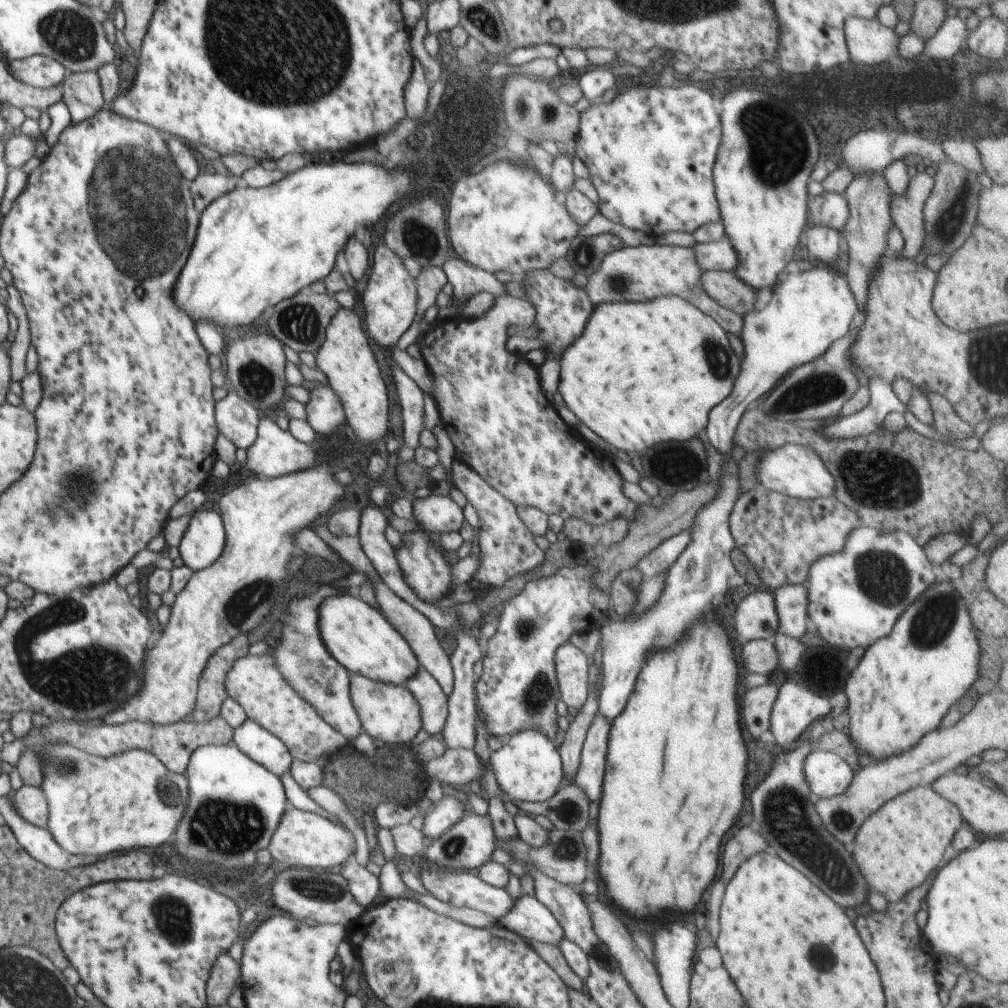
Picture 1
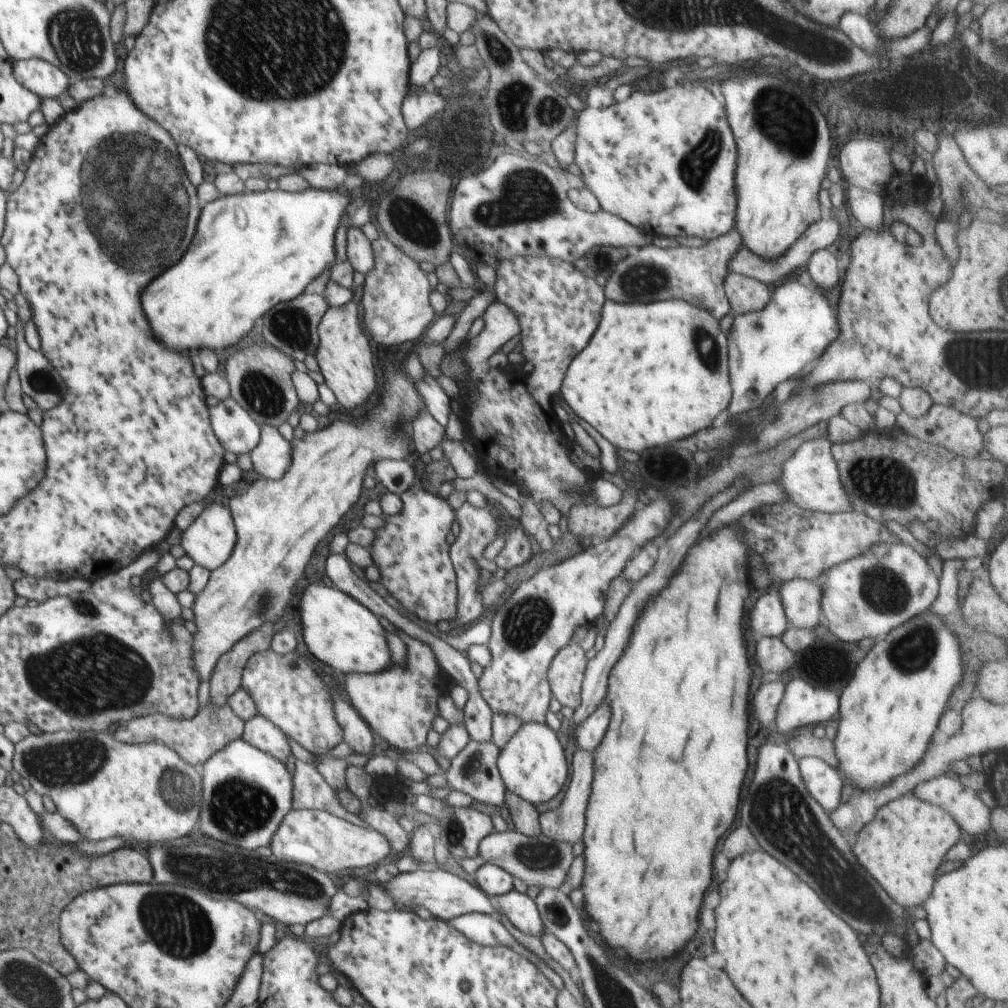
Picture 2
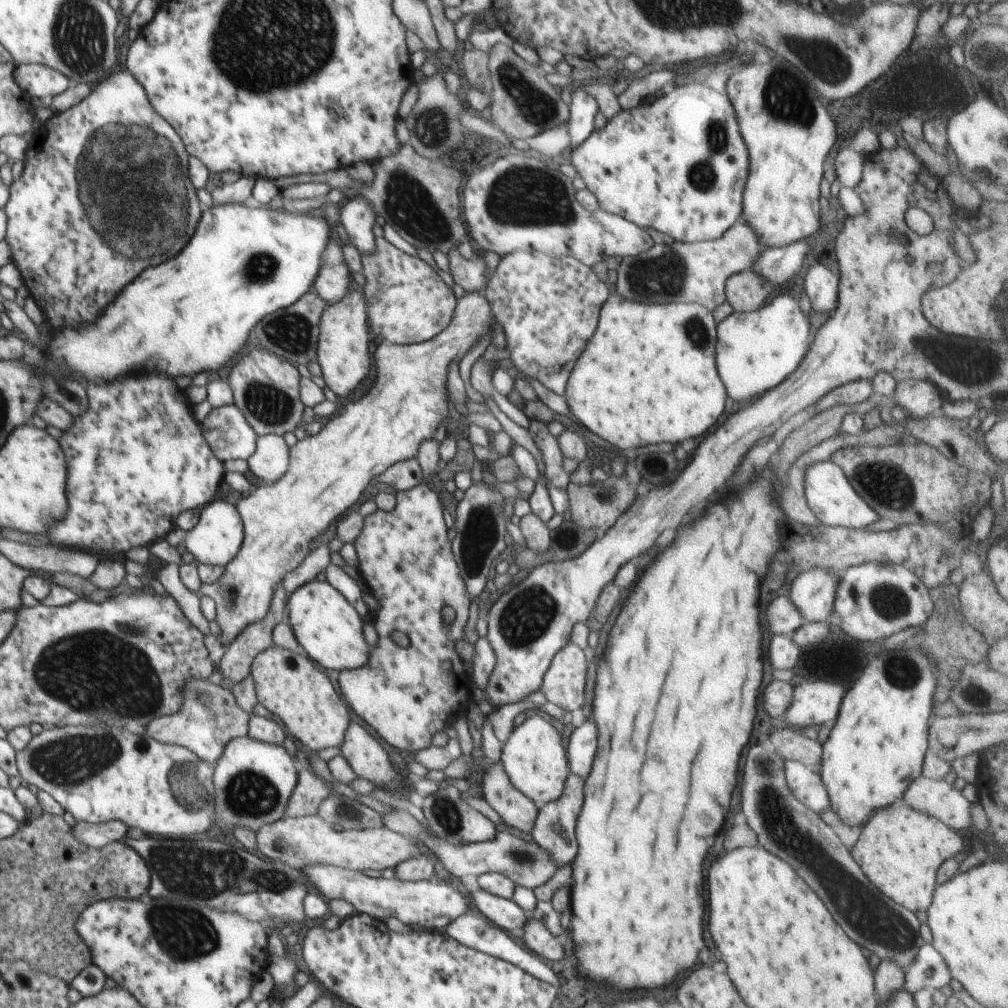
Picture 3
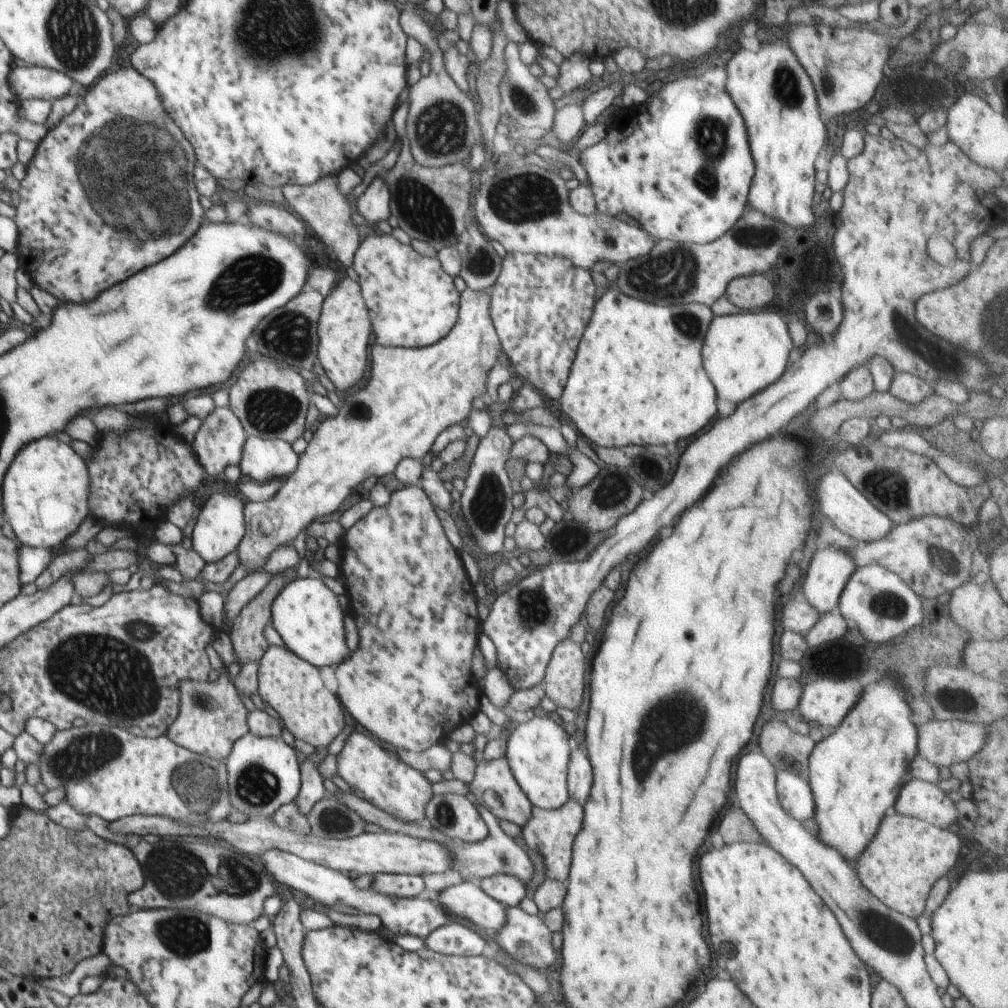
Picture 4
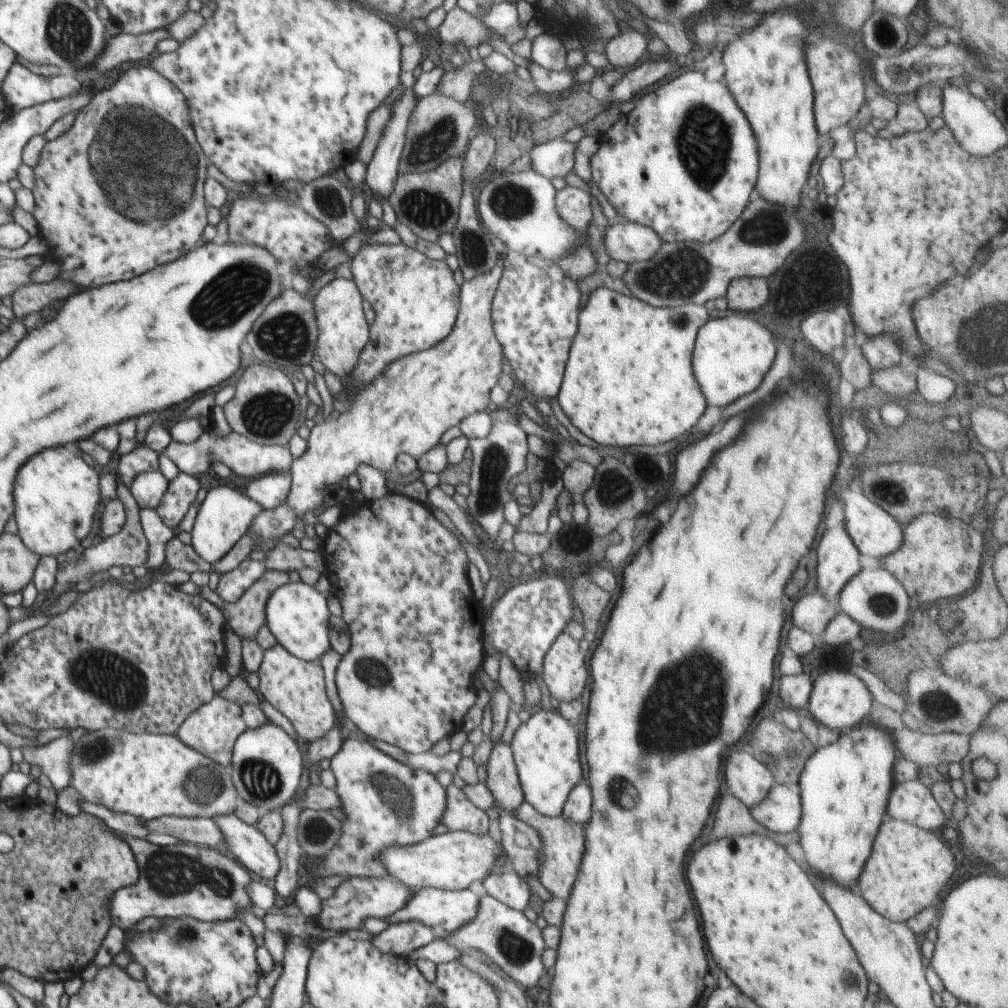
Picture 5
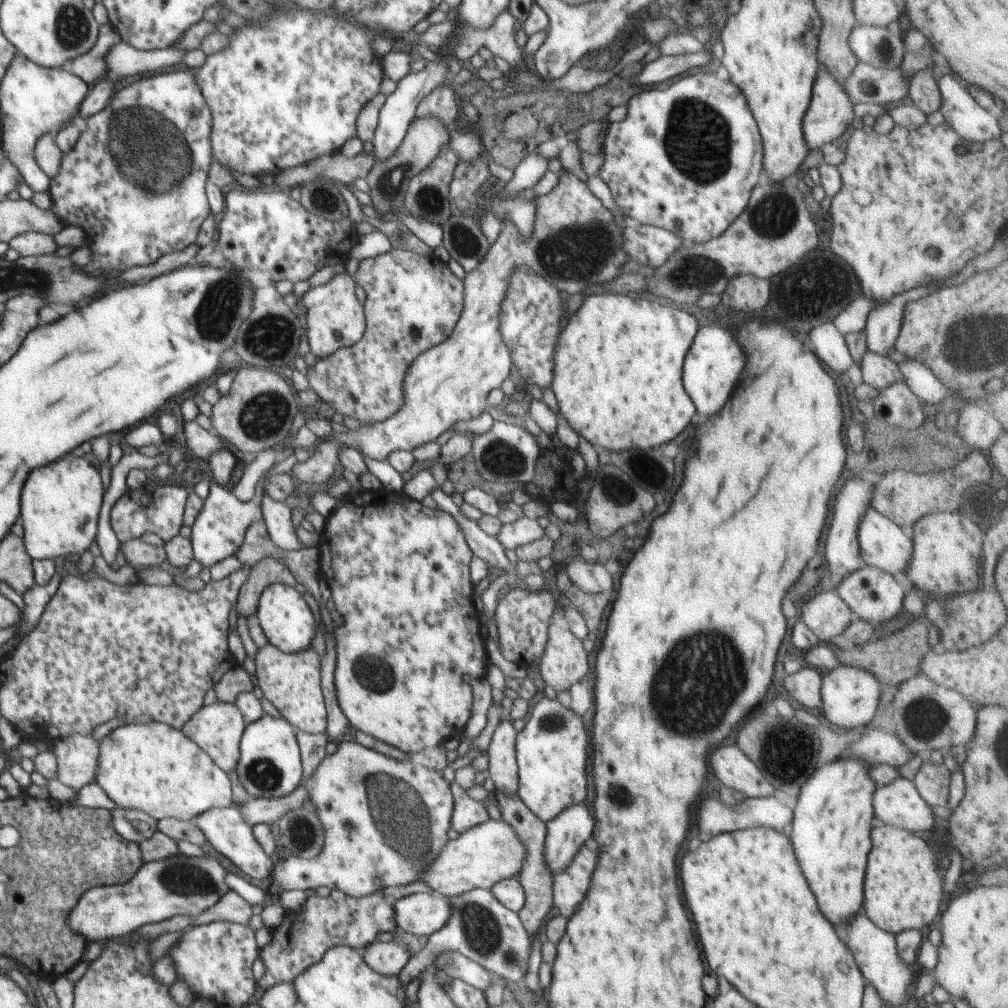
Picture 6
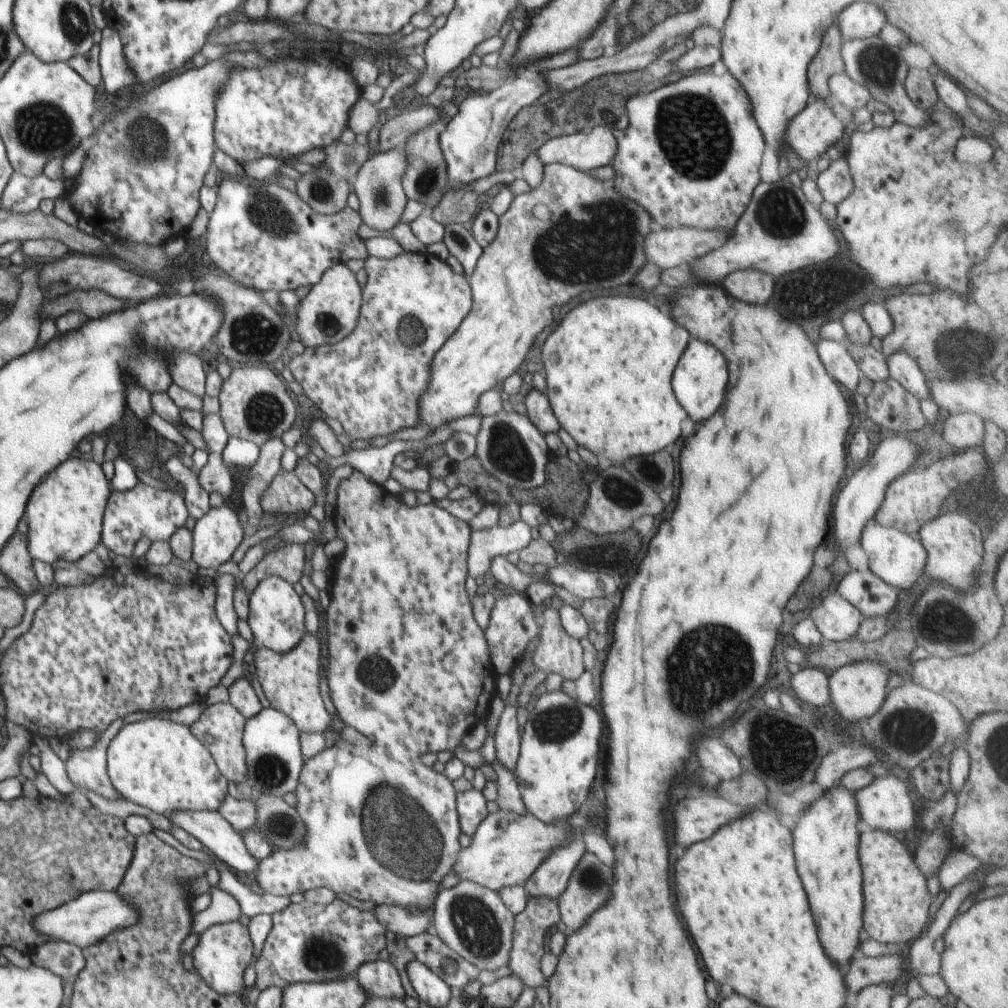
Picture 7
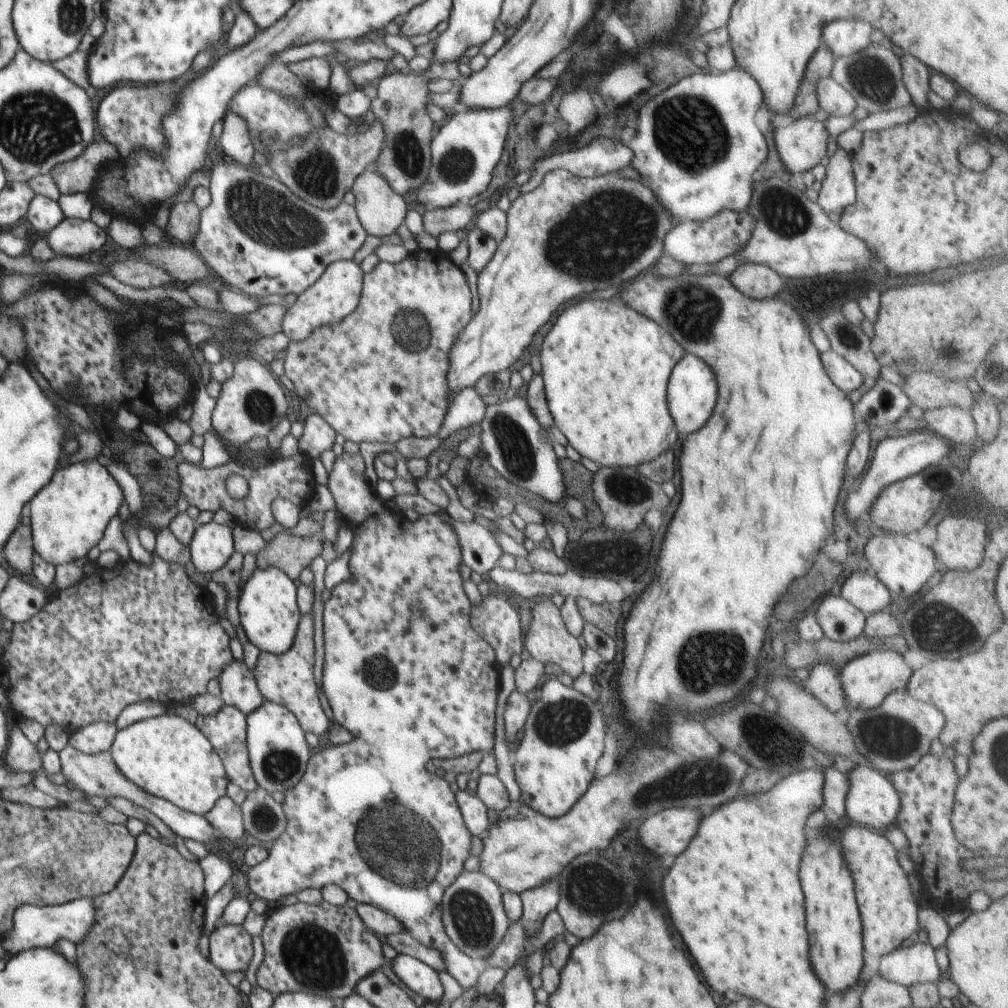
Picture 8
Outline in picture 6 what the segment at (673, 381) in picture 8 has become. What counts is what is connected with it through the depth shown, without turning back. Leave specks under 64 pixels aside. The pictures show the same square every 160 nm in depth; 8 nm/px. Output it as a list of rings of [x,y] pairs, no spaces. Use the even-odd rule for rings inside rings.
[[[704,325],[697,330],[693,343],[683,362],[681,379],[686,394],[693,400],[696,410],[704,416],[716,414],[728,402],[739,384],[744,368],[744,352],[730,328],[721,325]]]

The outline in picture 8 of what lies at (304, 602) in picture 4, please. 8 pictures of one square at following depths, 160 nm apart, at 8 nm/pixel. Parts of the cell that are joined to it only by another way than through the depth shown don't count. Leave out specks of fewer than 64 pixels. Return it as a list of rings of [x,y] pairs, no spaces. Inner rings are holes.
[[[256,567],[239,591],[238,610],[248,640],[263,653],[282,654],[290,650],[301,619],[294,581],[276,567]]]

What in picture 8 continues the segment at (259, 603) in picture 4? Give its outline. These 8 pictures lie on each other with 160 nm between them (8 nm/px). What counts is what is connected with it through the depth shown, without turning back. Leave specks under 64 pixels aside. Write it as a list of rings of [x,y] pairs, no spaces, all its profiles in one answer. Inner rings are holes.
[[[288,529],[279,532],[265,547],[257,552],[257,567],[276,567],[292,580],[300,576],[304,568],[322,552],[321,534],[298,536]]]

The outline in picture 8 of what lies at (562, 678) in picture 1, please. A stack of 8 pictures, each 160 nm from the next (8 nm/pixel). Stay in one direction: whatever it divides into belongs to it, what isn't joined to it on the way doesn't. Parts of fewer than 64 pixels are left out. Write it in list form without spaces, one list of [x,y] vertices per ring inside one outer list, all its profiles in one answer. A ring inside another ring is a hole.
[[[540,597],[532,609],[532,619],[526,630],[525,639],[523,640],[526,650],[537,661],[560,666],[566,674],[576,679],[583,672],[583,648],[578,643],[578,639],[572,636],[564,624],[561,610],[552,603],[548,597]]]

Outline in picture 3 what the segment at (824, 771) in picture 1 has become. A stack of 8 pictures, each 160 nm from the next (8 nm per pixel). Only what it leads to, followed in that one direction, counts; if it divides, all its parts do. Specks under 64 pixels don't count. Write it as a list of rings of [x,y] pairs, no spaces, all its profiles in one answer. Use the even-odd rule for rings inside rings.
[[[800,761],[785,763],[785,781],[795,799],[815,813],[830,809],[830,799],[818,771]]]

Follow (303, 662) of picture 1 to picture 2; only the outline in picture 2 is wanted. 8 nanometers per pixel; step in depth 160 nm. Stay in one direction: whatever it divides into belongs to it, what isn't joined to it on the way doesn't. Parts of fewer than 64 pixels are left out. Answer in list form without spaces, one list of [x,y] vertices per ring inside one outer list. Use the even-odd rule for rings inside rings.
[[[331,689],[331,693],[333,694],[335,717],[343,730],[344,742],[346,742],[356,754],[377,753],[377,749],[373,745],[374,739],[372,739],[374,738],[374,734],[372,734],[372,729],[369,727],[369,724],[358,714],[358,711],[351,704],[344,702],[344,700],[332,690],[334,689]]]

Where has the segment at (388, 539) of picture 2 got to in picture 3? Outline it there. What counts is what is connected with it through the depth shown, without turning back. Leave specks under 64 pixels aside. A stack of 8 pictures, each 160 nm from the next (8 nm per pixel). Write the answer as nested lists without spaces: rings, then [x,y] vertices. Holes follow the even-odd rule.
[[[424,482],[405,491],[396,491],[395,495],[397,503],[391,511],[377,508],[372,514],[364,516],[362,530],[353,542],[358,557],[356,568],[380,604],[377,611],[371,612],[378,640],[370,647],[365,665],[339,672],[338,684],[343,700],[376,730],[382,740],[398,750],[416,753],[432,745],[436,732],[444,731],[454,718],[468,710],[470,704],[475,704],[470,694],[471,675],[466,671],[464,659],[456,651],[456,642],[463,635],[462,632],[454,634],[454,630],[466,626],[471,598],[446,535],[448,528],[443,517],[444,507],[438,495]],[[446,606],[456,610],[454,624],[446,624],[442,618],[442,610]],[[394,632],[406,634],[410,644],[406,648],[398,646],[392,640]]]

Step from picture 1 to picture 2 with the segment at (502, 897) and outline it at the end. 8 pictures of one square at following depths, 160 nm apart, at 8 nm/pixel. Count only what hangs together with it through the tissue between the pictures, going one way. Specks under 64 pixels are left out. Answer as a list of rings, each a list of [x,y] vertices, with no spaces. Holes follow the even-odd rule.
[[[442,869],[421,870],[398,873],[389,882],[382,883],[382,888],[392,896],[396,908],[406,908],[414,911],[413,907],[425,908],[432,918],[450,922],[453,918],[466,913],[497,914],[494,899],[489,897],[480,887],[471,885],[457,875]]]

